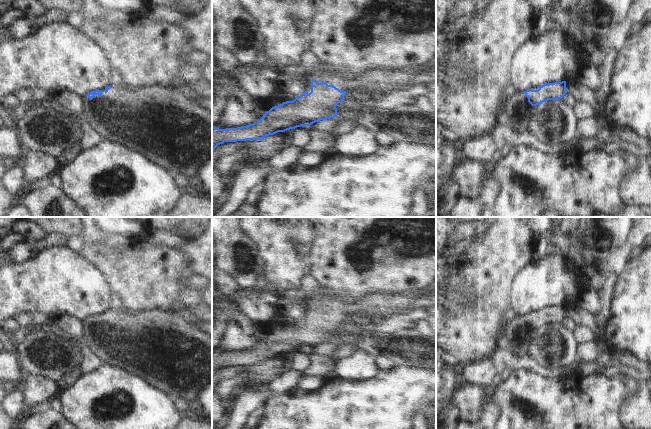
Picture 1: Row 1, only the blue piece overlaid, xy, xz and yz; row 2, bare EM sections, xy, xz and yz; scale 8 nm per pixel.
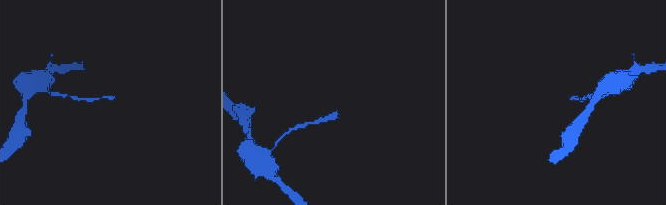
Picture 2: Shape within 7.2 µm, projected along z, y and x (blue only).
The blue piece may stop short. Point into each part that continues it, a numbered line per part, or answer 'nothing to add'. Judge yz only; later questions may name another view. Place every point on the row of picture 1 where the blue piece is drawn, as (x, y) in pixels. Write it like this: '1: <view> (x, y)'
1: yz (519, 111)

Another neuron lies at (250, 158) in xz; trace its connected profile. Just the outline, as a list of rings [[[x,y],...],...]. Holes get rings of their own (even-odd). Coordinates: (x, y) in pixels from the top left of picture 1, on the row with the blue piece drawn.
[[[246,150],[241,163],[244,165],[260,165],[263,162],[264,160],[256,156],[252,151]]]

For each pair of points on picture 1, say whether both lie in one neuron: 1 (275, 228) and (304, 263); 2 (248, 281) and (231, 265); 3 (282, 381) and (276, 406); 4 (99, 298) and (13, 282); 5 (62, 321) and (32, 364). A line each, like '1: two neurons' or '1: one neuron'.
1: one neuron
2: one neuron
3: two neurons
4: one neuron
5: one neuron

